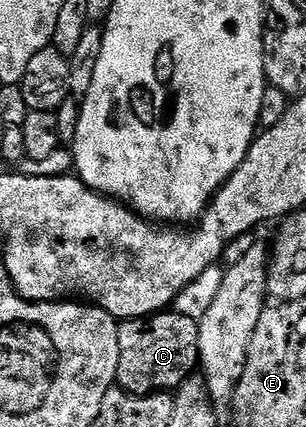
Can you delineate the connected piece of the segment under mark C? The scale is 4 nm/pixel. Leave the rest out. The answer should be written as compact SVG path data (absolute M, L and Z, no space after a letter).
M161 311L151 317L133 317L119 322L116 385L127 393L143 395L175 391L199 366L197 318L172 312Z

